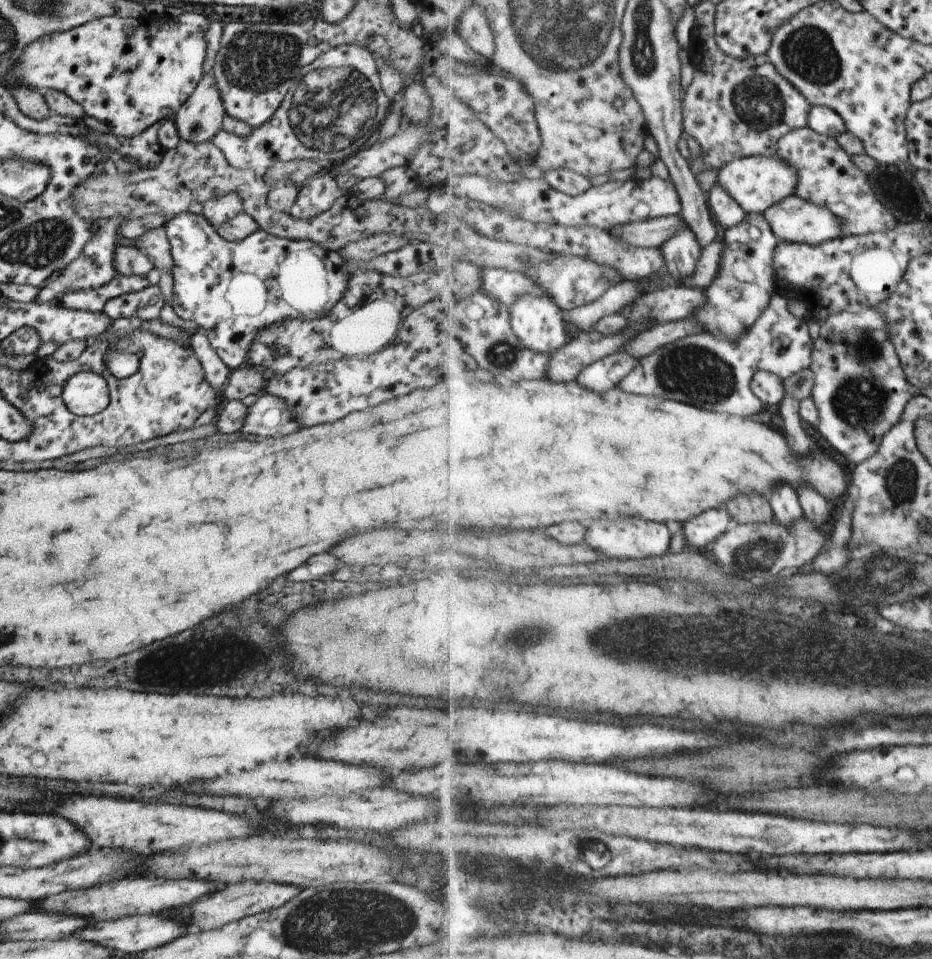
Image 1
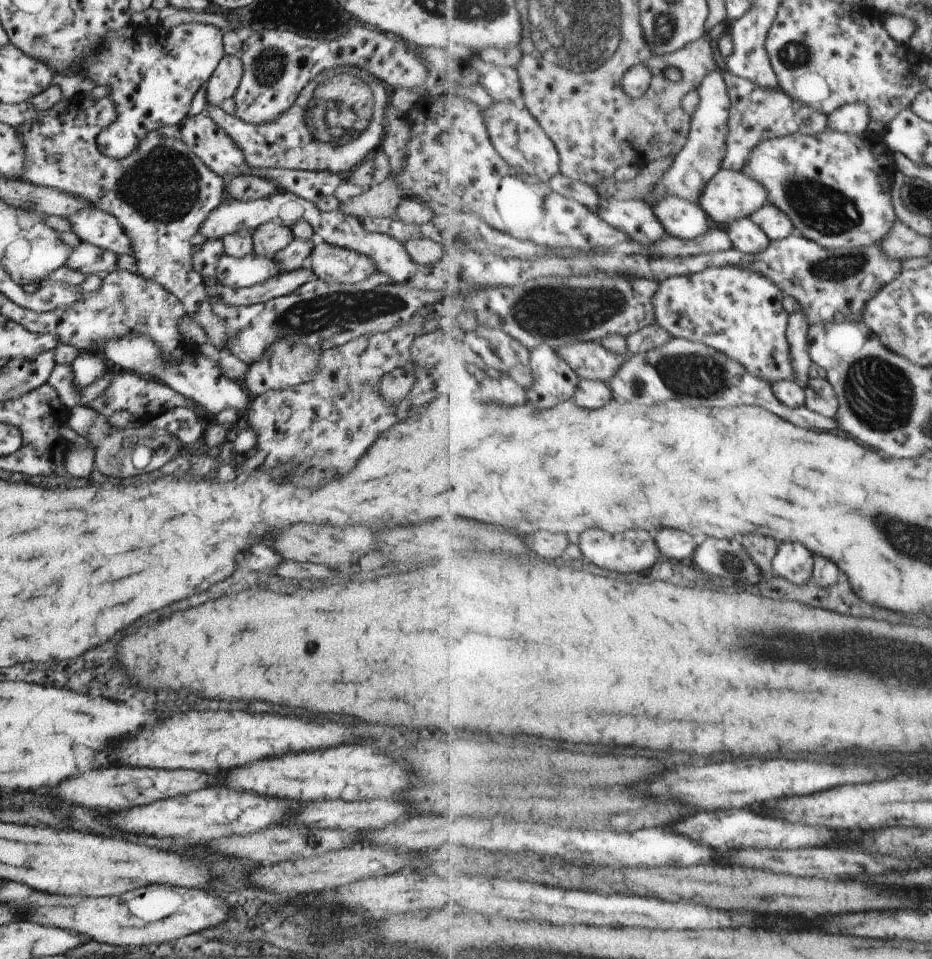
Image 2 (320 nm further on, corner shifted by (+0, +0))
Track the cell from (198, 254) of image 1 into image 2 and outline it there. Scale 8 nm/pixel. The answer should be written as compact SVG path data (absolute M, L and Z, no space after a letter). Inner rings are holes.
M255 253L243 255L239 259L223 254L217 261L215 270L217 282L232 289L250 287L283 272L272 258L259 257Z

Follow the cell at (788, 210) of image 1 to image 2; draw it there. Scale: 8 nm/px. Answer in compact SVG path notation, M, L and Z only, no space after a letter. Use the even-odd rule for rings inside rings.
M771 202L754 212L749 218L766 232L771 241L784 239L797 233L793 221Z

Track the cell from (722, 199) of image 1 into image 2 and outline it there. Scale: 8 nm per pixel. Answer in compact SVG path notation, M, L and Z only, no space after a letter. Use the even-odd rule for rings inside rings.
M749 217L732 222L727 230L734 246L741 252L756 255L765 252L771 246L771 240L766 232Z

